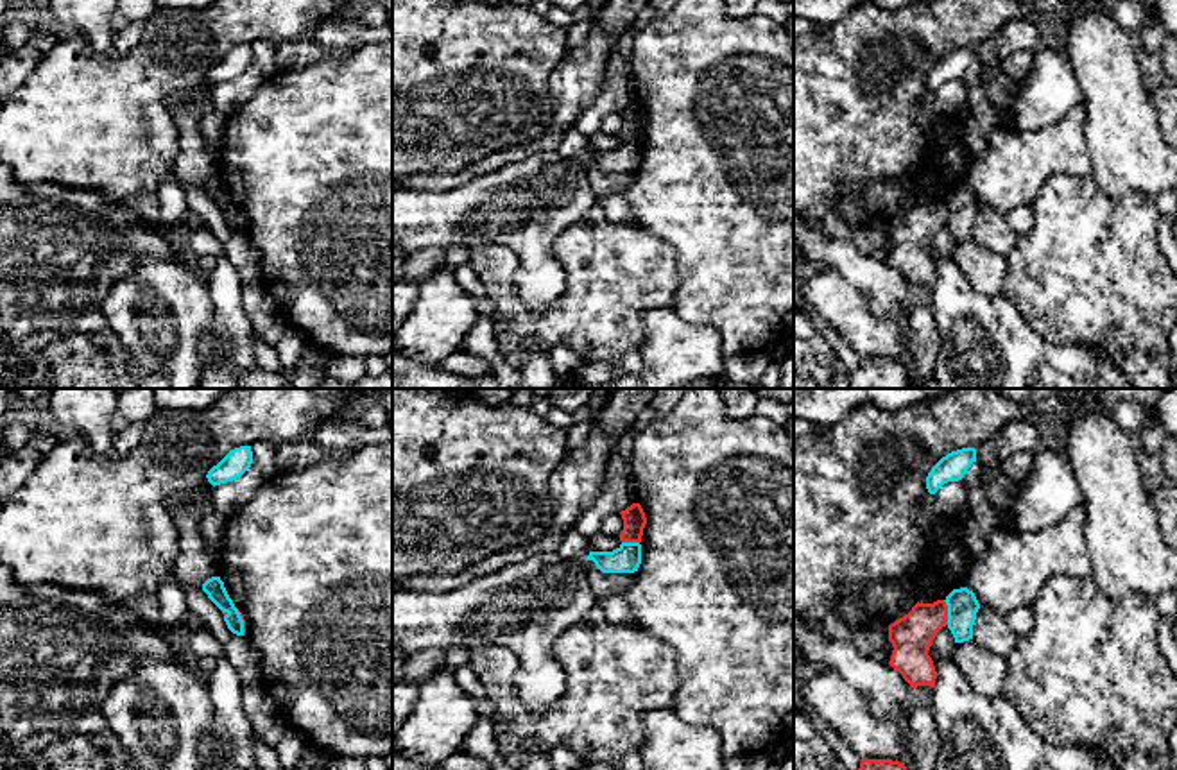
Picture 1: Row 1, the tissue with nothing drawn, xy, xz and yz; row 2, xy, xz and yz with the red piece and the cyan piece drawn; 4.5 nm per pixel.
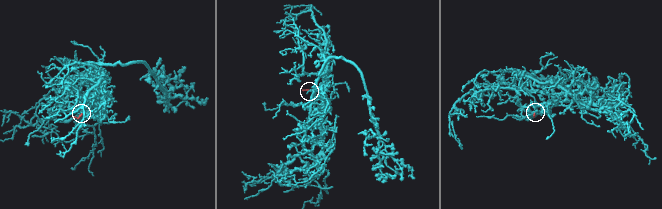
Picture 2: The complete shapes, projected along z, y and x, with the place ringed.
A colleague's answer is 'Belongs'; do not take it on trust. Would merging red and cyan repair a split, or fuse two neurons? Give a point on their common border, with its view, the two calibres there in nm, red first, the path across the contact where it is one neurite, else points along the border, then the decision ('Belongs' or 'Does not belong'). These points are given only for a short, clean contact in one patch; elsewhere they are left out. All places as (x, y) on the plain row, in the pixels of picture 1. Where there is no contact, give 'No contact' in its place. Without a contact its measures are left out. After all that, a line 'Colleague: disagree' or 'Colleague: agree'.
Touches red at yz (946, 212). Thickness 190 nm (red) against 140 nm. Path across: yz (912, 233), (928, 217), (946, 212), (957, 210), (962, 205). Belongs
Colleague: agree

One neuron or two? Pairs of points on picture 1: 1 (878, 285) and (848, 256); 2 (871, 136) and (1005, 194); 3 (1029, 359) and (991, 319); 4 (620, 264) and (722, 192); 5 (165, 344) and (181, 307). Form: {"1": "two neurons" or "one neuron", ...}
{"1": "one neuron", "2": "two neurons", "3": "one neuron", "4": "two neurons", "5": "one neuron"}

